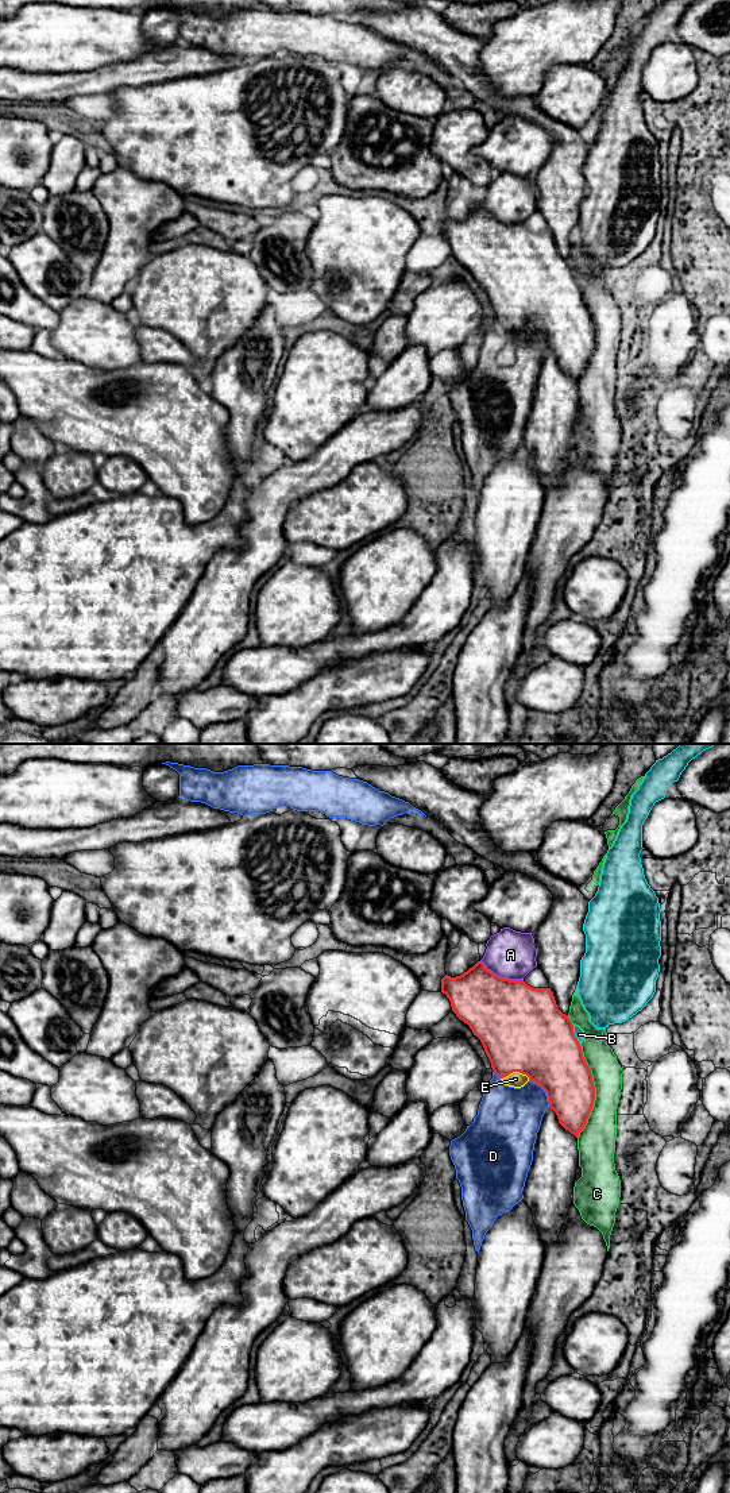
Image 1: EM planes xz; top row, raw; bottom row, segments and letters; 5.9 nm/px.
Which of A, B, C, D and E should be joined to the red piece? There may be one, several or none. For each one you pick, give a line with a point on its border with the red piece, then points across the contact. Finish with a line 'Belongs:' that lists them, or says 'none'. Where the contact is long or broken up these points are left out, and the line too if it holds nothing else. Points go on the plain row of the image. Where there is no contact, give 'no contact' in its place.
E: xz (514, 315)
Belongs: E

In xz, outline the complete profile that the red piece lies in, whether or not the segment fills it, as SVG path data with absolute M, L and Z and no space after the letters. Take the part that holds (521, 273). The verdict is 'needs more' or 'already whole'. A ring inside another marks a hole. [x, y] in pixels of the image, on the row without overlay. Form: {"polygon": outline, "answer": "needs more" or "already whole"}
{"polygon": "M478 205L460 220L445 219L441 236L449 243L456 261L480 283L498 323L514 332L529 324L540 329L559 367L578 382L592 354L595 331L573 269L557 252L551 232L533 232L524 224L502 223Z", "answer": "needs more"}

